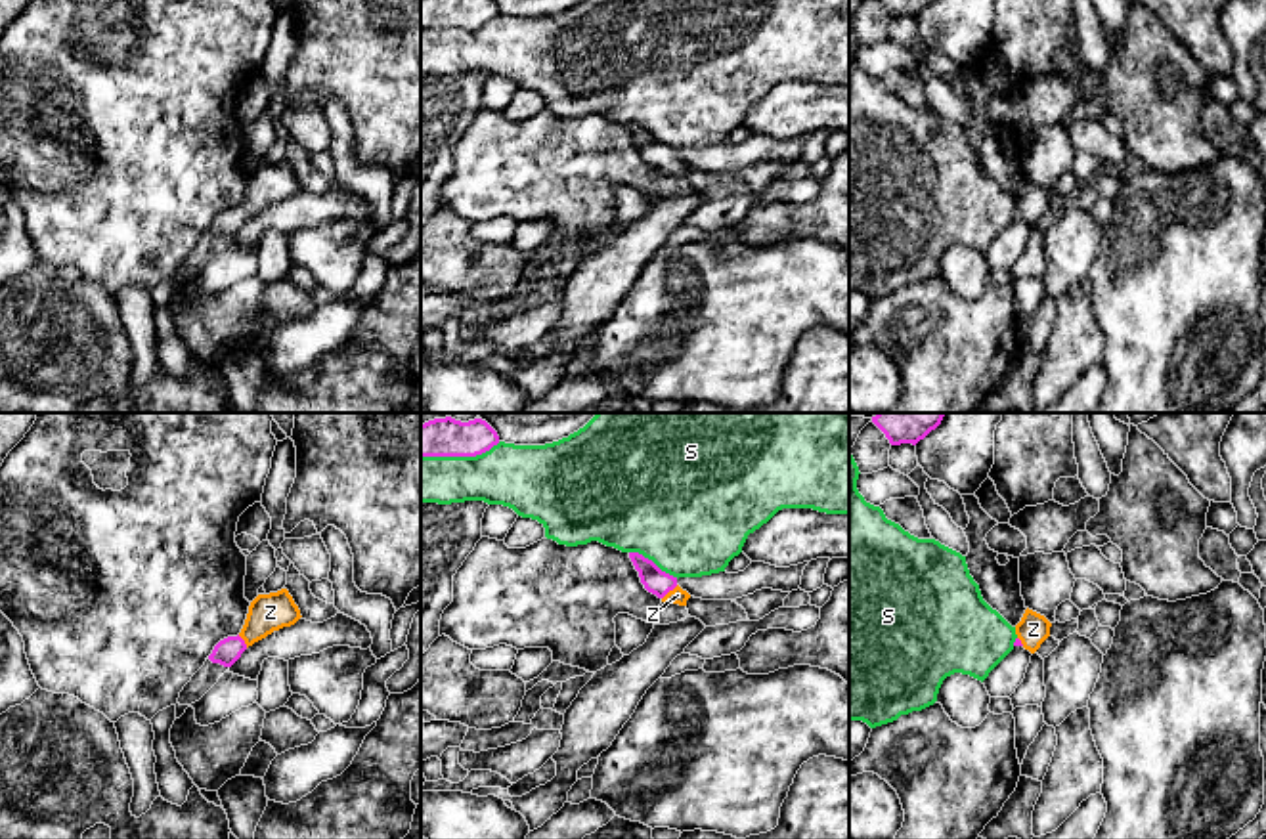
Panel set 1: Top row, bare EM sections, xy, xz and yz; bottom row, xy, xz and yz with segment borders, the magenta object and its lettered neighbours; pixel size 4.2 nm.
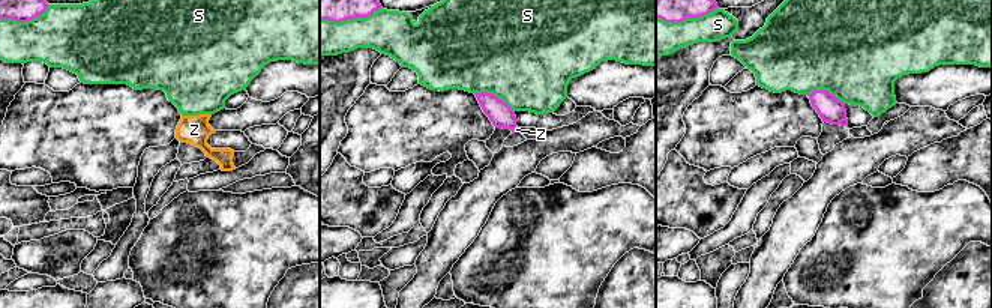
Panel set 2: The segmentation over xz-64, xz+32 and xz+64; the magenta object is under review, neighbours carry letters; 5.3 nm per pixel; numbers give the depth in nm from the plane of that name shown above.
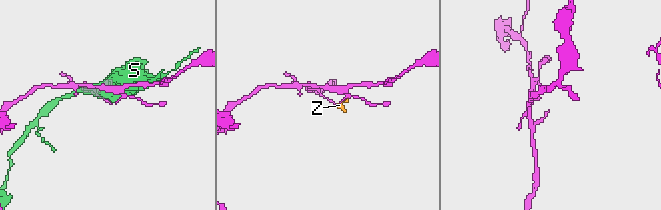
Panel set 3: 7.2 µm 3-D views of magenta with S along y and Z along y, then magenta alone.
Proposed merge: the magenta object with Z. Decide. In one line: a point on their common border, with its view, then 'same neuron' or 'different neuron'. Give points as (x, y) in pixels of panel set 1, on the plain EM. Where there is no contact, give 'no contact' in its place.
contact xz (670, 161); same neuron

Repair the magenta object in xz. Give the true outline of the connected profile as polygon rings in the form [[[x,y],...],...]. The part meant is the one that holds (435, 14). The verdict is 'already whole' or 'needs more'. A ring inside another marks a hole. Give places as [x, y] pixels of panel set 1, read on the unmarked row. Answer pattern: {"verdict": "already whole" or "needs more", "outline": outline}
{"verdict": "already whole", "outline": [[[421,0],[421,29],[476,29],[497,15],[493,0]]]}

